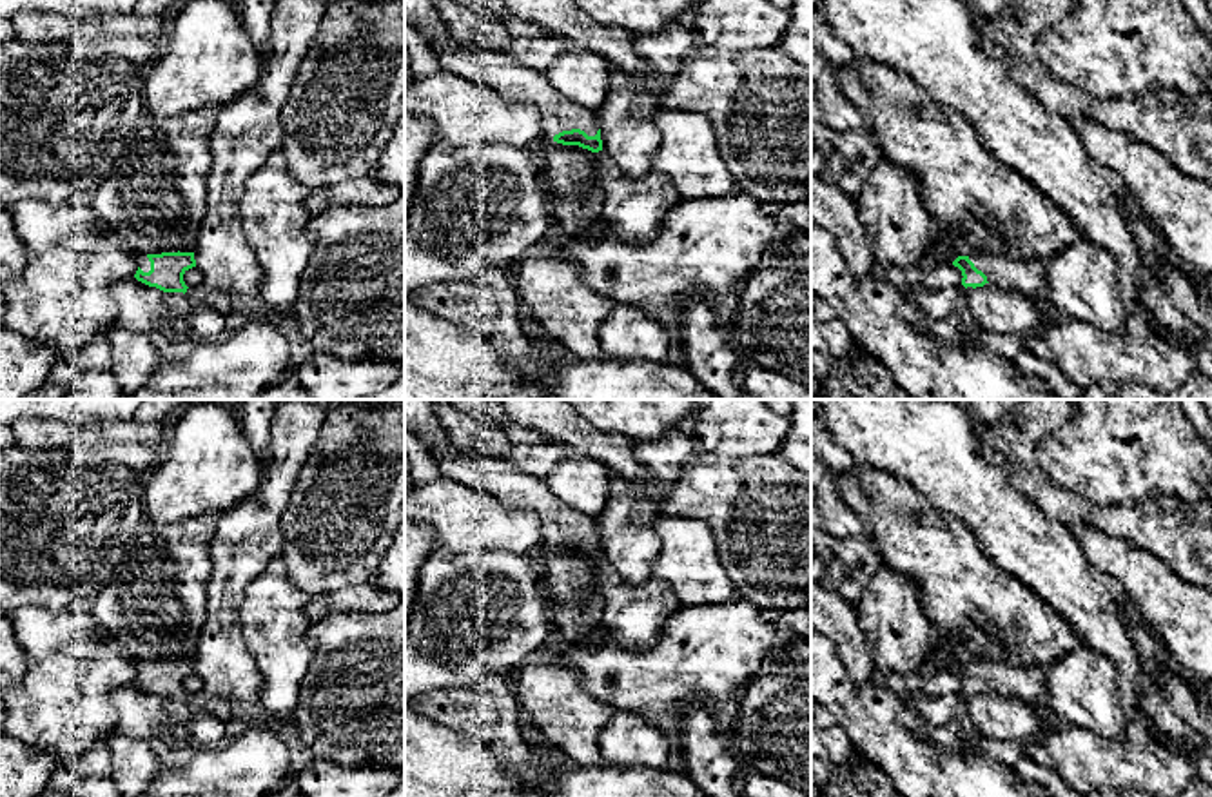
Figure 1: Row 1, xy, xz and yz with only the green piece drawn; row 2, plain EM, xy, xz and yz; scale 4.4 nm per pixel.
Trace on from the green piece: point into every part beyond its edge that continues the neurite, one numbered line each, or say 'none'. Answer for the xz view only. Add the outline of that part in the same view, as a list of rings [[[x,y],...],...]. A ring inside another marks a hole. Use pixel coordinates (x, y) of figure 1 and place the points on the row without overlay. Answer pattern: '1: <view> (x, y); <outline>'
1: xz (528, 492); [[[454,445],[448,454],[437,459],[437,467],[441,477],[452,477],[464,487],[490,492],[504,505],[535,516],[546,546],[572,536],[581,536],[588,543],[595,543],[599,537],[595,519],[559,501],[544,479],[515,470],[508,461],[468,454]]]
2: xz (635, 614); [[[604,557],[595,559],[595,581],[604,626],[626,648],[655,646],[668,617],[686,606],[668,583],[655,576],[640,585],[628,583]]]

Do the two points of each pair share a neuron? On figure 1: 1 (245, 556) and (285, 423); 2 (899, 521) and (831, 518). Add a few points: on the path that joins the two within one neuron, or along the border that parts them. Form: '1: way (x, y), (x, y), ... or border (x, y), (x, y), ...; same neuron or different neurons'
1: way (254, 523), (269, 507), (285, 456); same neuron
2: border (837, 483), (840, 498), (860, 518), (873, 543); different neurons

